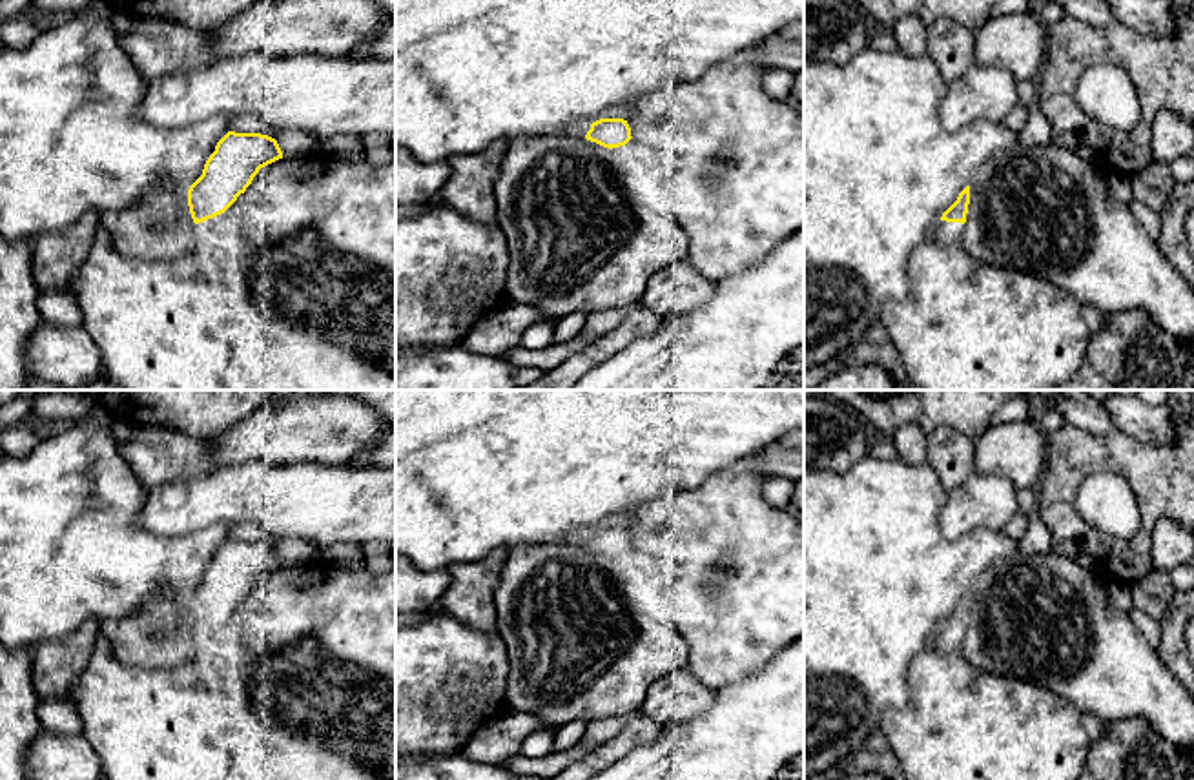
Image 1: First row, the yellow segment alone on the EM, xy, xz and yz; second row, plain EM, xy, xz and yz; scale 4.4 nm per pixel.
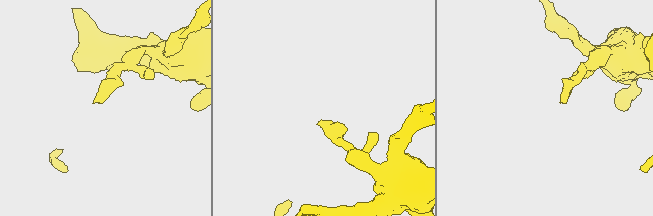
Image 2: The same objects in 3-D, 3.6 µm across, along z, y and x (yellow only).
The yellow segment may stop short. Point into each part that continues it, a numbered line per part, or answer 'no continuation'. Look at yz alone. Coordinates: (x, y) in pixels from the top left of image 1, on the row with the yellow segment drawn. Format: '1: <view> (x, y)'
1: yz (945, 232)

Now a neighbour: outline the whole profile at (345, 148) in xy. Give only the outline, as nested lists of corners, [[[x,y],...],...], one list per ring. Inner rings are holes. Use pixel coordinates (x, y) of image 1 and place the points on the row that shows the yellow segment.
[[[334,137],[323,140],[323,151],[346,162],[361,162],[366,159],[363,142],[357,137]]]

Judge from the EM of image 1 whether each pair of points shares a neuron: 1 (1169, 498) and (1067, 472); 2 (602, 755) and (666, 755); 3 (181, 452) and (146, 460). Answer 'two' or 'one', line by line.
1: one
2: two
3: one

